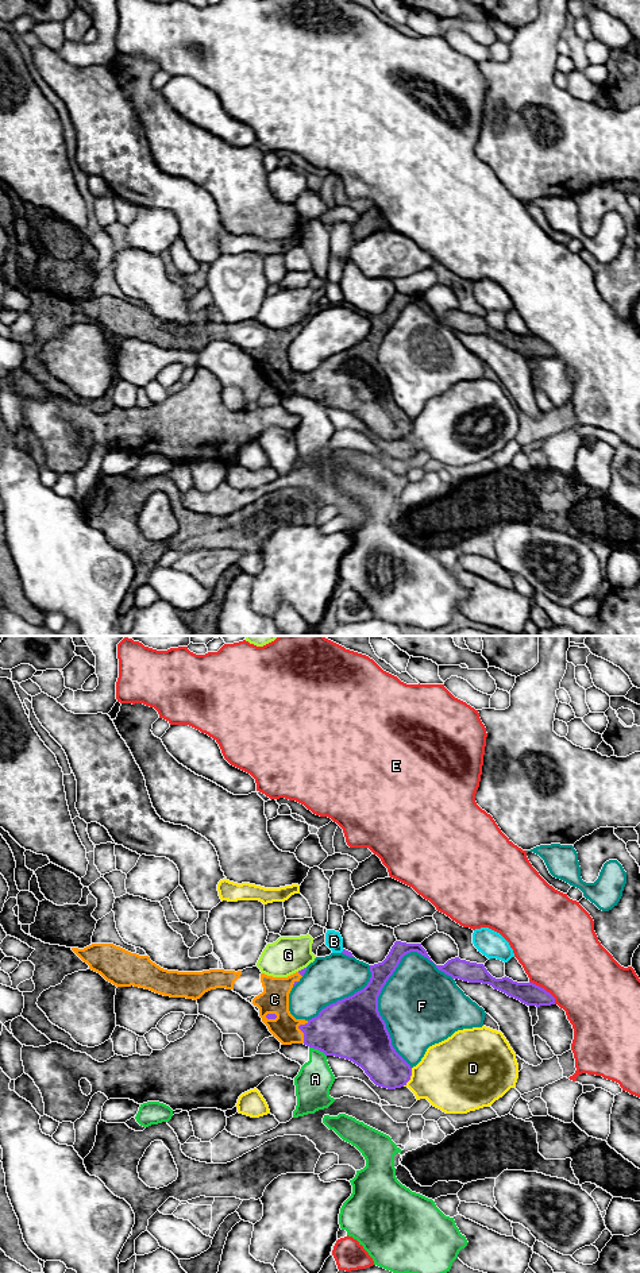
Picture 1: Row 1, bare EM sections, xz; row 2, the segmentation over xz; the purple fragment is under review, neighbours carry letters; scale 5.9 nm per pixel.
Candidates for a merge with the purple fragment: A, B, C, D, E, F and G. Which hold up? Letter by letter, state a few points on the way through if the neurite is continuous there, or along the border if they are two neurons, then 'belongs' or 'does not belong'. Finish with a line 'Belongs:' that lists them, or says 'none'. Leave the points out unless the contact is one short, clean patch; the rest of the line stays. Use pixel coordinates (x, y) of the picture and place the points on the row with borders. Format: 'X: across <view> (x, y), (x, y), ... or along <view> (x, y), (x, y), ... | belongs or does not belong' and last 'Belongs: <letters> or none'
A: does not belong
B: does not belong
C: belongs
D: does not belong
E: does not belong
F: does not belong
G: does not belong
Belongs: C

